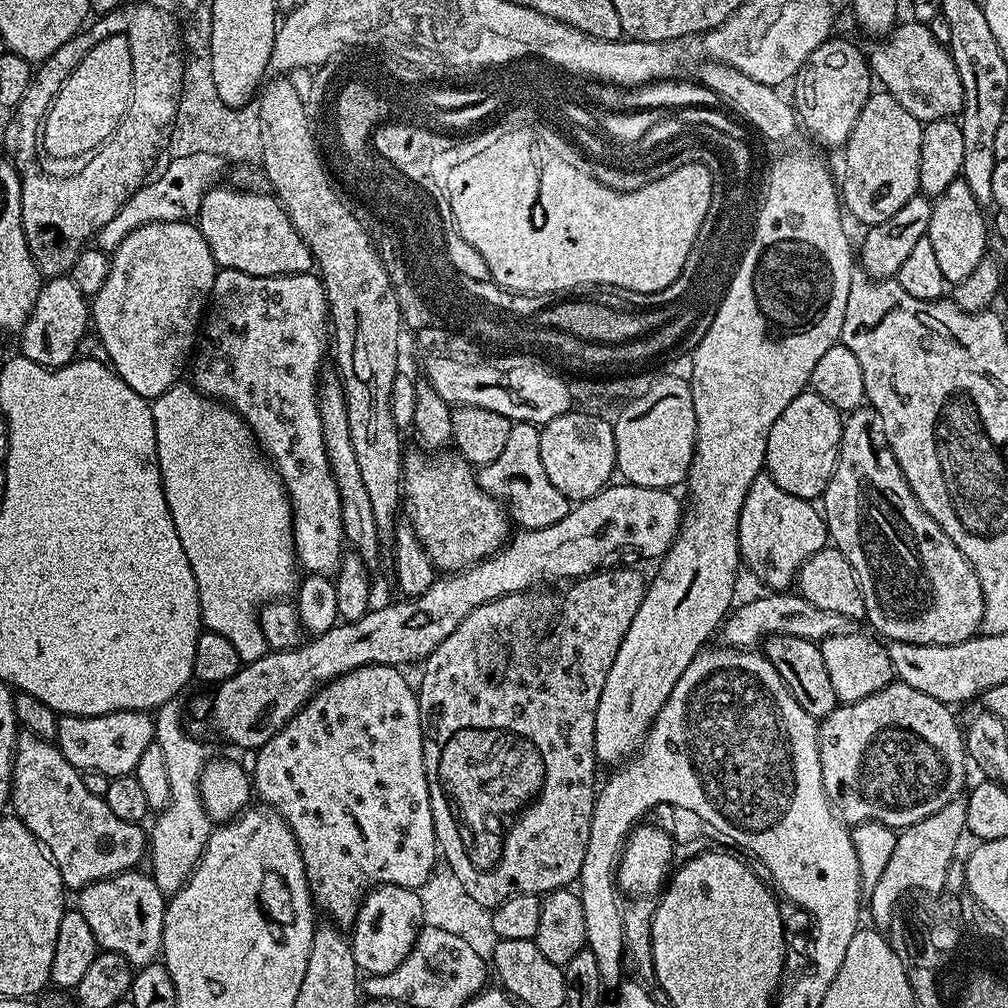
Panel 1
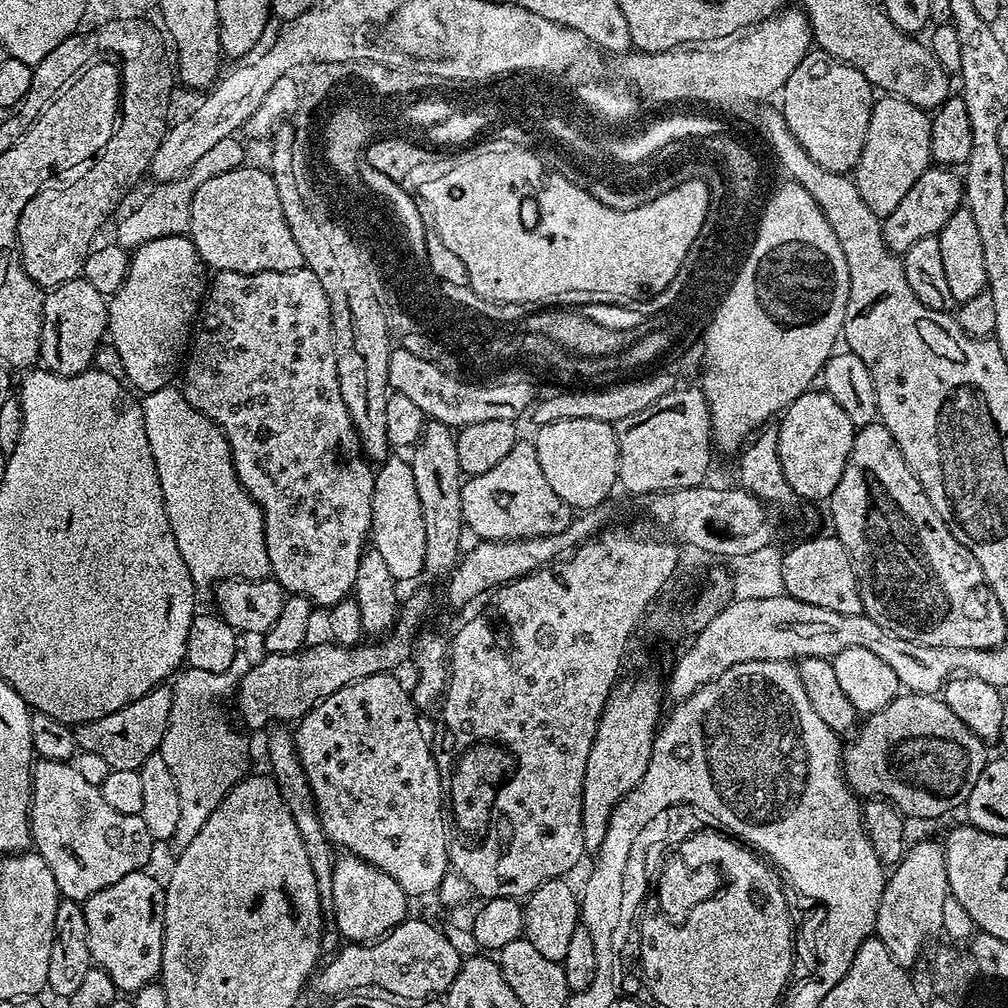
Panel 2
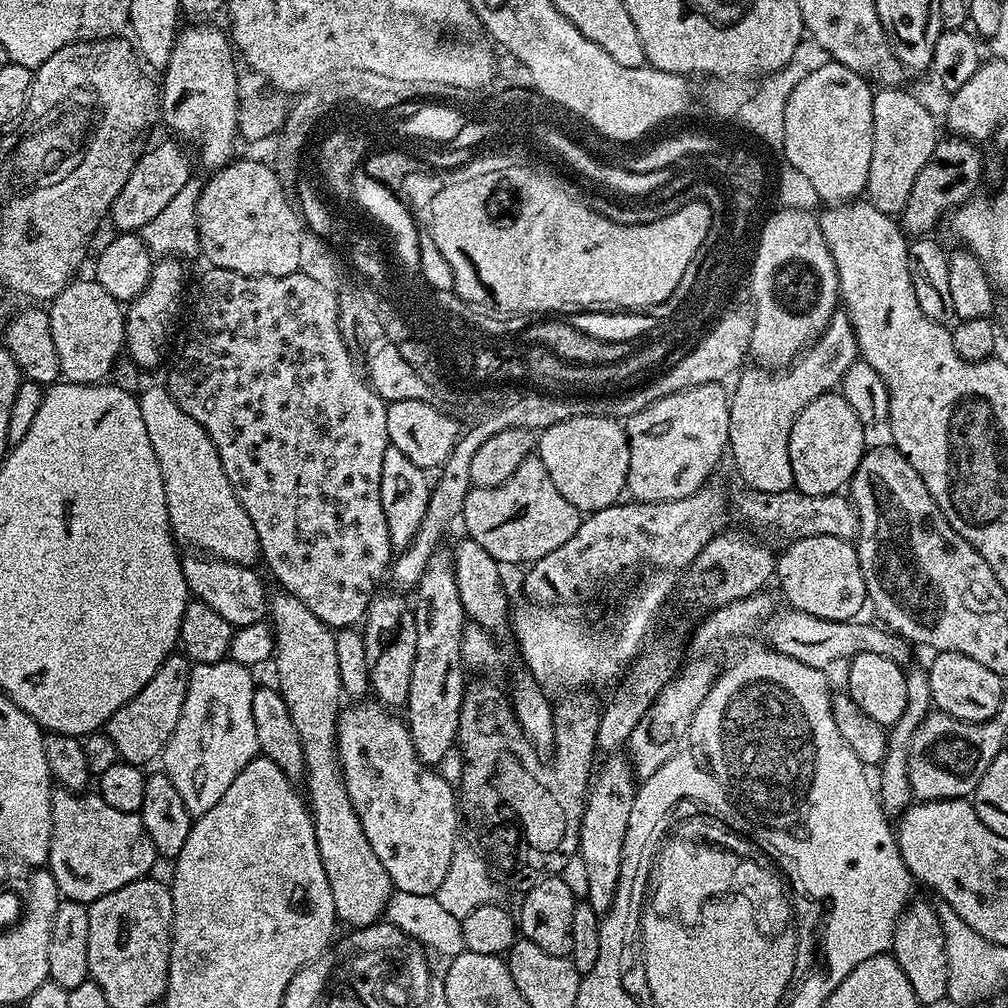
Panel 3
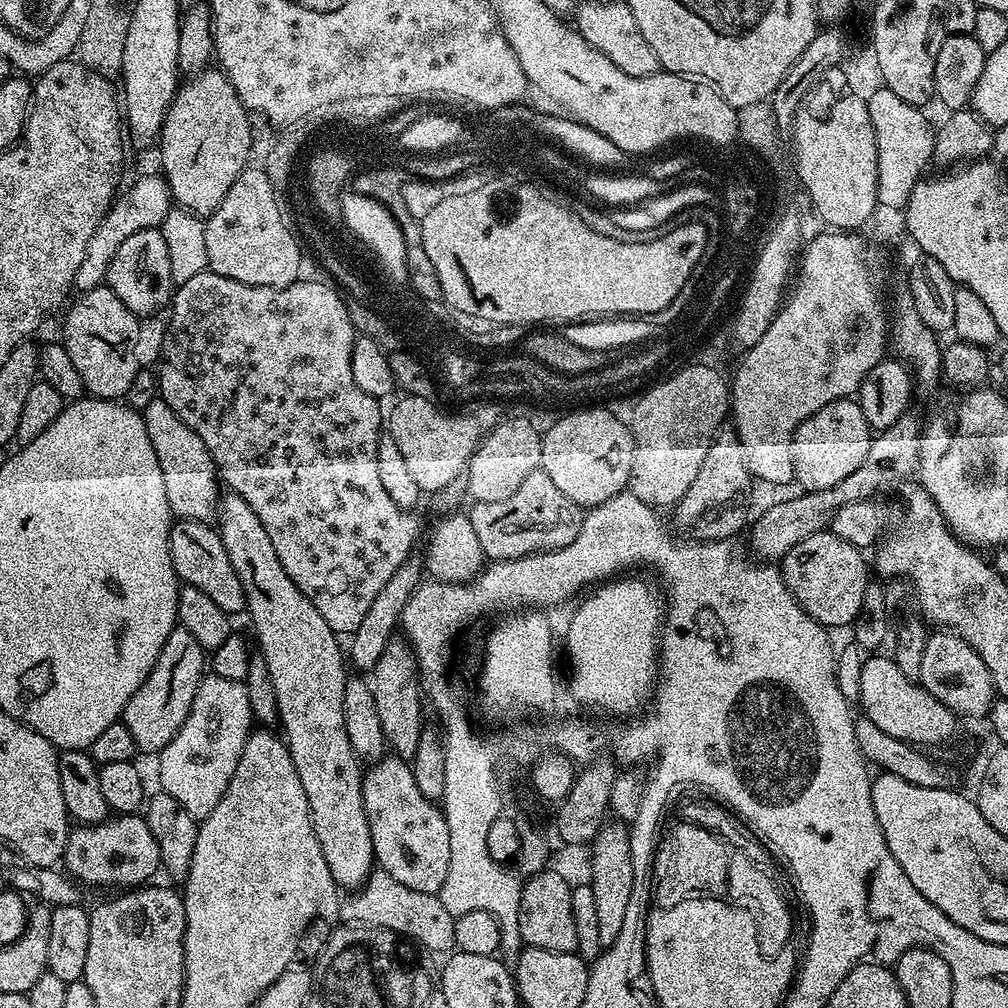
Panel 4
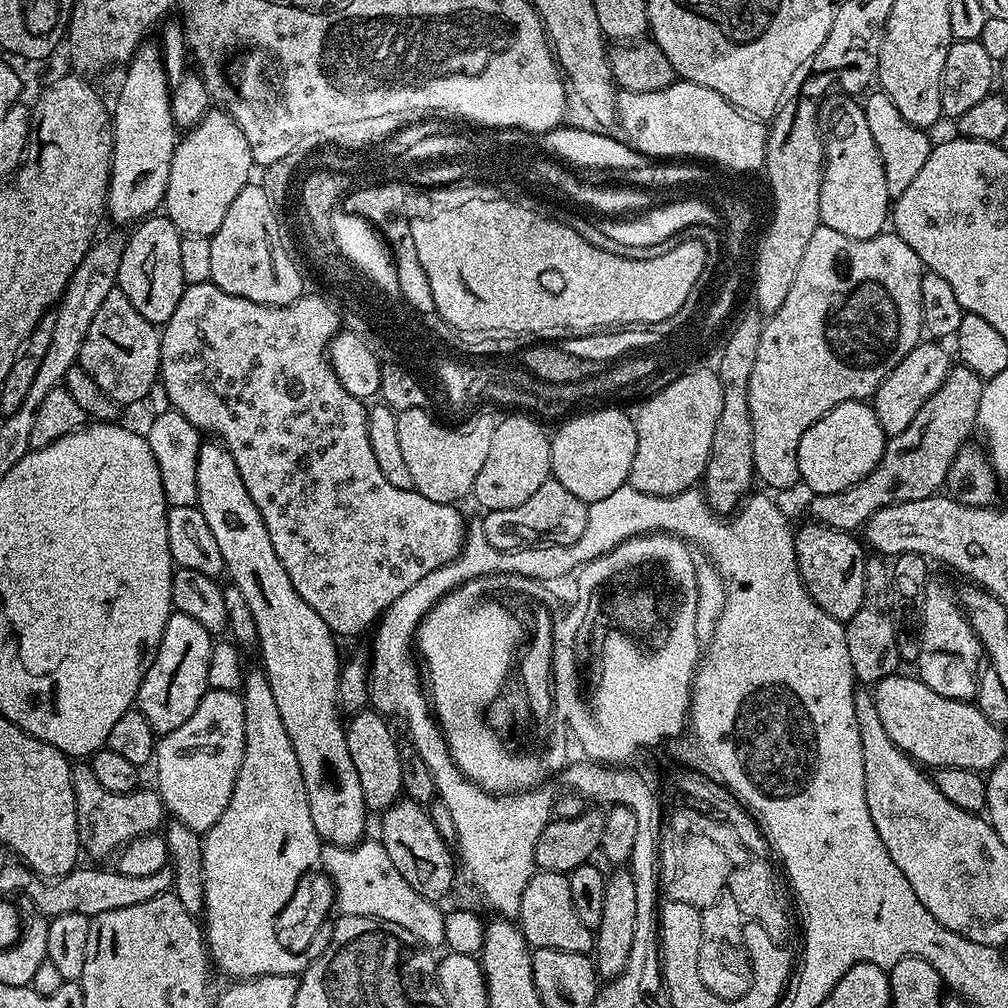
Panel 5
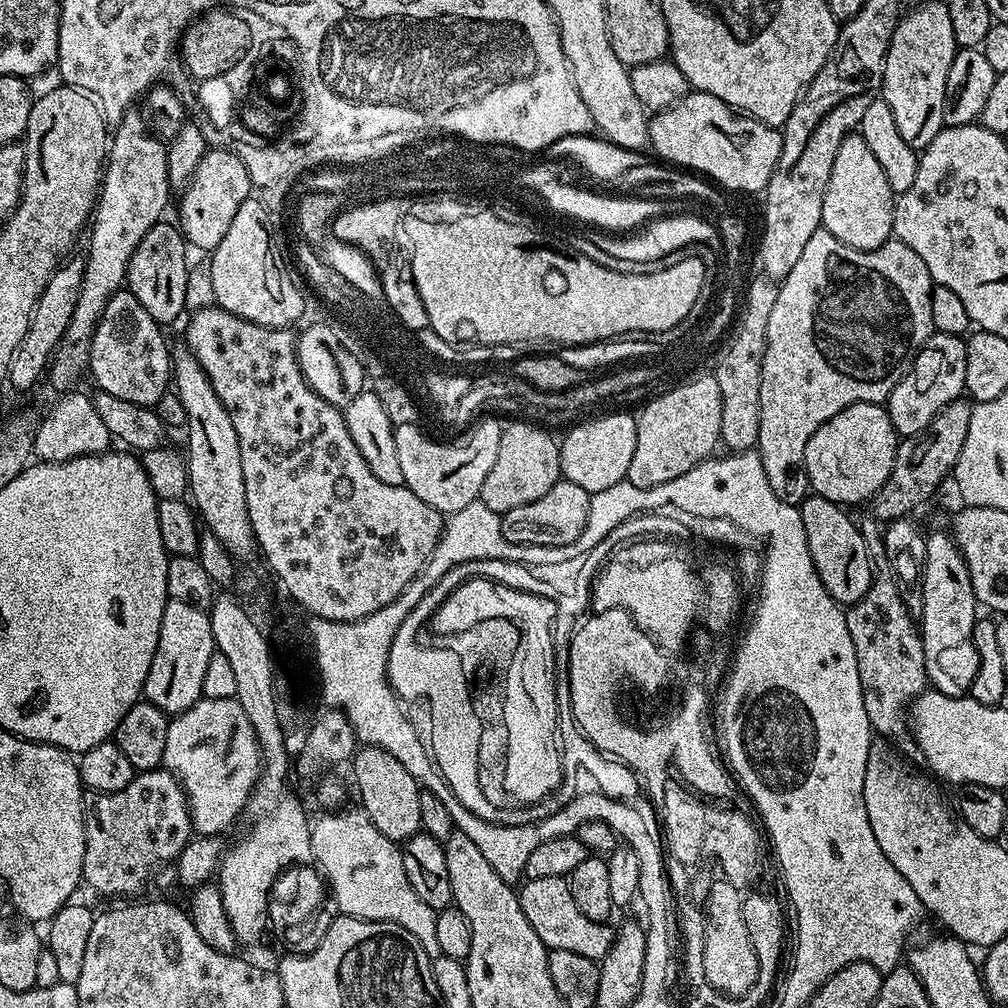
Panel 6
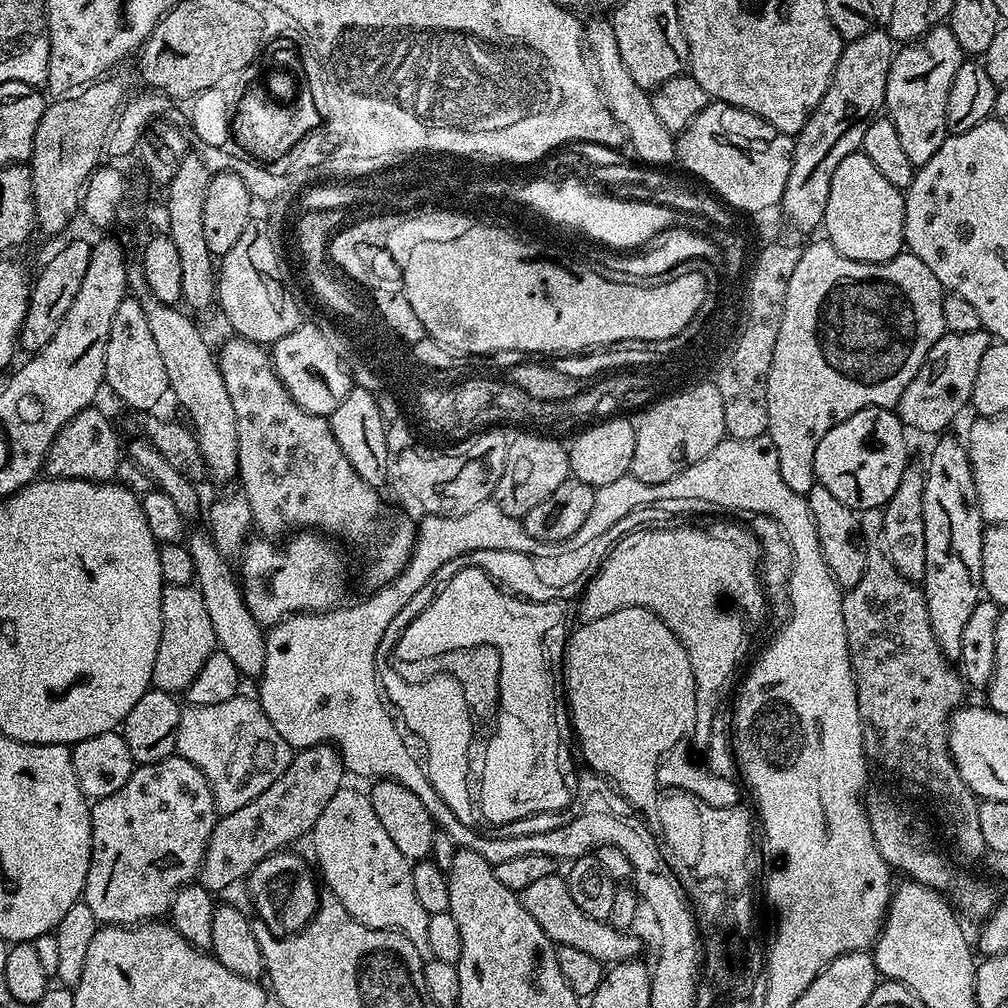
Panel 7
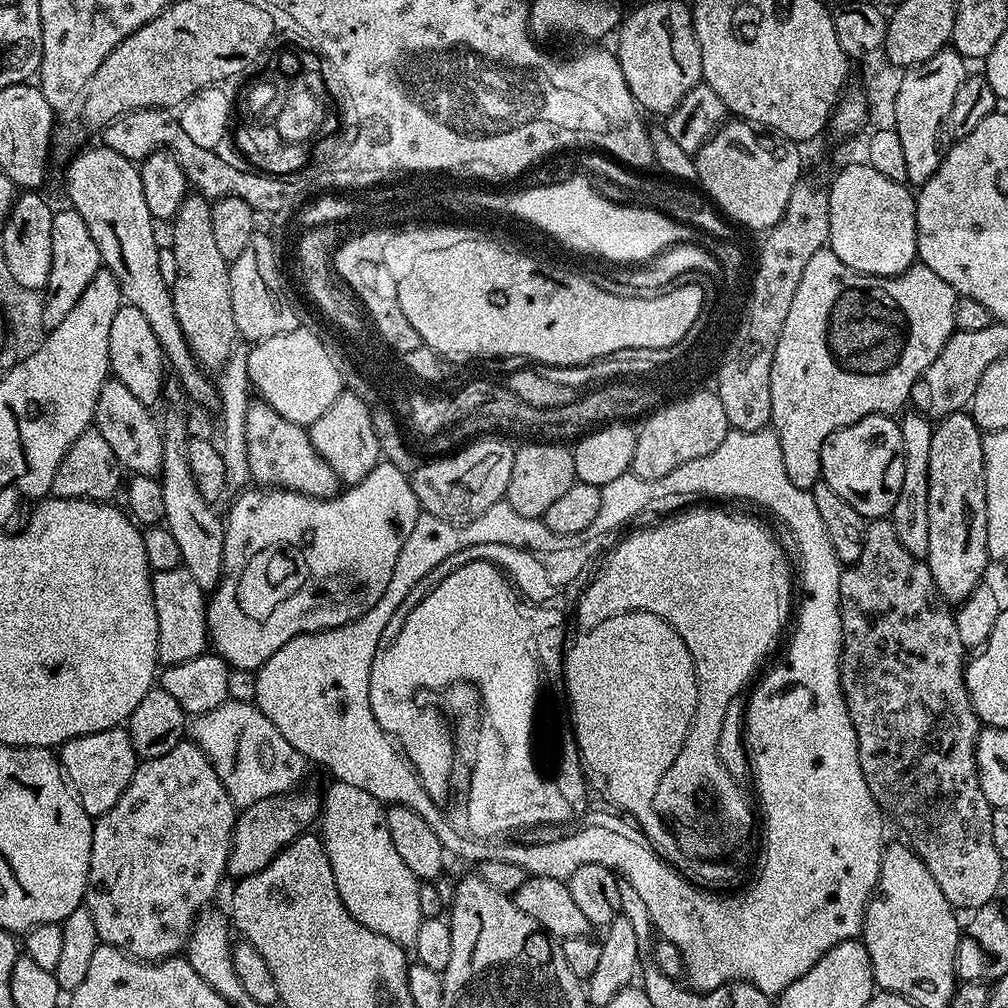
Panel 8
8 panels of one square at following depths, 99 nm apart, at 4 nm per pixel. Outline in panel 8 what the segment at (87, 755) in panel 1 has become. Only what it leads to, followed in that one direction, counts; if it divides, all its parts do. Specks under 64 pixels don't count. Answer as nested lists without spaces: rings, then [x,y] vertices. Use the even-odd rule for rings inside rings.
[[[184,567],[174,570],[162,570],[152,578],[152,593],[154,594],[154,610],[158,614],[158,640],[156,641],[156,655],[161,665],[167,666],[178,662],[190,662],[190,658],[198,658],[206,651],[210,644],[208,634],[208,604],[206,594],[198,582],[194,582],[190,570]]]

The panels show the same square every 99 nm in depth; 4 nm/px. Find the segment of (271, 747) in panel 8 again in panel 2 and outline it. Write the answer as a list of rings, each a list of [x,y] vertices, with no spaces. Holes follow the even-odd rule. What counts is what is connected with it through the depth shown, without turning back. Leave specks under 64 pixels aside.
[[[238,654],[234,662],[230,662],[228,670],[222,670],[222,674],[213,674],[210,670],[194,670],[185,667],[175,673],[171,681],[172,701],[170,702],[170,718],[166,726],[166,734],[162,738],[159,751],[162,758],[166,758],[166,766],[170,766],[170,774],[174,774],[174,783],[178,786],[178,826],[174,830],[171,843],[177,849],[186,847],[194,842],[194,834],[206,826],[206,818],[214,814],[214,810],[220,805],[220,801],[232,789],[239,780],[243,780],[248,768],[248,740],[243,736],[243,731],[235,732],[224,708],[220,703],[235,693],[240,677],[245,676],[250,667],[250,660],[244,654]]]

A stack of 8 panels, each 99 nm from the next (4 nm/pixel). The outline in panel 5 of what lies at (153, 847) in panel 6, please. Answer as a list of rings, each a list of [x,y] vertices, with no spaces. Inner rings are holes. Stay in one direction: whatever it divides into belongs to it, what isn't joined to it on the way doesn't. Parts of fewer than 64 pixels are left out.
[[[88,762],[72,764],[72,785],[74,806],[78,814],[78,838],[83,855],[92,859],[89,861],[104,862],[100,860],[106,859],[107,856],[115,857],[132,840],[155,833],[165,823],[164,802],[159,791],[151,787],[148,789],[144,786],[126,794],[108,792],[106,786],[102,786],[98,783],[98,778],[94,778],[94,770]]]

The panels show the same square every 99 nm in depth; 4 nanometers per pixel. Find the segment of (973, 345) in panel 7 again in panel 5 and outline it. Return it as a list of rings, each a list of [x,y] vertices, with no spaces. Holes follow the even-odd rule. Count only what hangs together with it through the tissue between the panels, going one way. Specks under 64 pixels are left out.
[[[940,342],[916,344],[914,350],[910,350],[910,354],[906,354],[906,358],[902,358],[902,362],[898,362],[898,366],[894,366],[894,370],[890,370],[890,374],[886,374],[886,378],[878,386],[870,403],[878,414],[878,422],[885,437],[902,434],[902,430],[906,430],[906,426],[914,422],[914,414],[922,410],[926,398],[930,398],[930,394],[934,394],[938,386],[942,386],[950,367],[948,352],[944,348],[947,347]]]

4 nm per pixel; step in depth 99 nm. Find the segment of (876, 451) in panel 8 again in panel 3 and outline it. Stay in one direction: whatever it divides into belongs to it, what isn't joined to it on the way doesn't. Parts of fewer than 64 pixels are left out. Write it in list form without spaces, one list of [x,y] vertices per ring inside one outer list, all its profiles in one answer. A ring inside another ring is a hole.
[[[839,391],[814,398],[810,406],[800,411],[790,430],[790,470],[794,470],[792,483],[796,491],[811,496],[839,493],[851,481],[854,470],[858,470],[858,462],[864,457],[864,432],[865,424]]]

